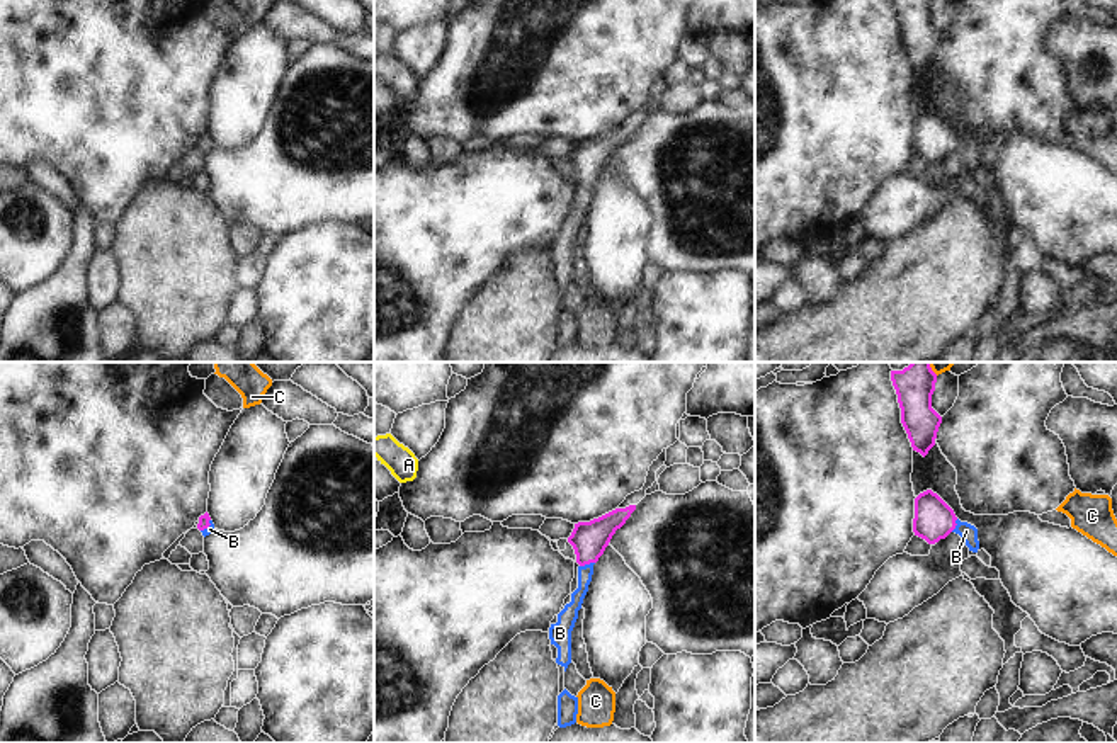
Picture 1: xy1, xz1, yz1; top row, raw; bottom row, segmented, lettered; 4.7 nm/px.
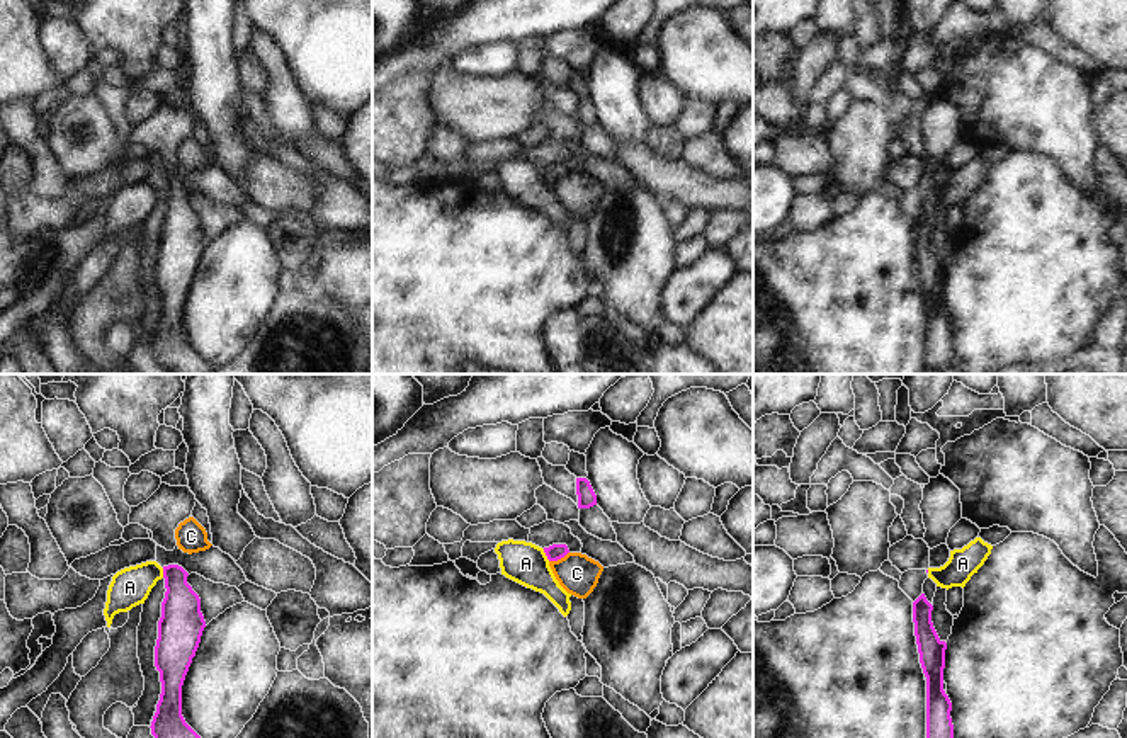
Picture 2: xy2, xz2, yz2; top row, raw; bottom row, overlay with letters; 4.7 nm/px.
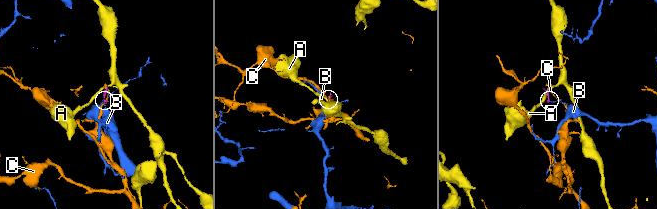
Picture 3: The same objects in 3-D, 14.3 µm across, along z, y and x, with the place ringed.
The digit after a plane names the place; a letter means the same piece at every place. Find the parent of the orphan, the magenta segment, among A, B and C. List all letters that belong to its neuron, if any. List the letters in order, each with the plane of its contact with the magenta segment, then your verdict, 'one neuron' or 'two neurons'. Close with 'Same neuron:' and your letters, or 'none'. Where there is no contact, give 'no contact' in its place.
A: contact in xz2; two neurons
B: contact in xz1; one neuron
C: contact in xz2; two neurons
Same neuron: B

